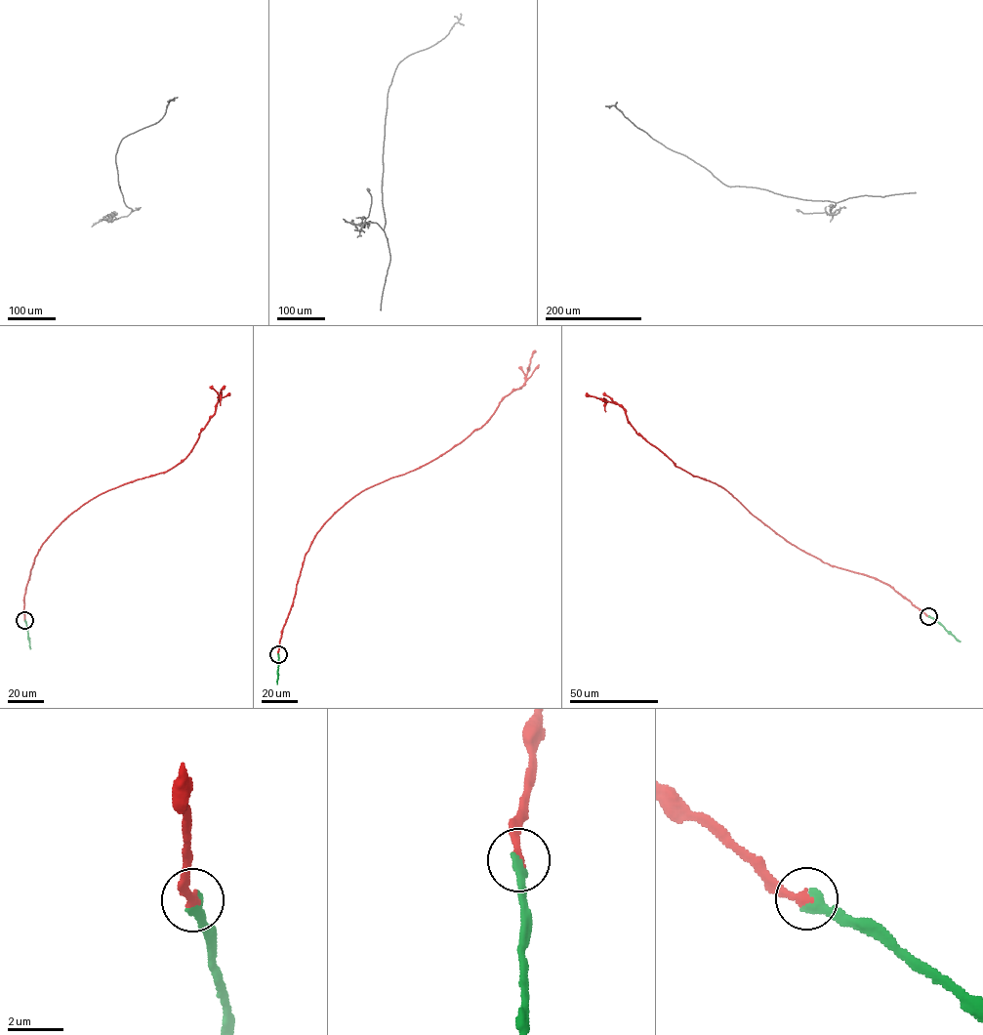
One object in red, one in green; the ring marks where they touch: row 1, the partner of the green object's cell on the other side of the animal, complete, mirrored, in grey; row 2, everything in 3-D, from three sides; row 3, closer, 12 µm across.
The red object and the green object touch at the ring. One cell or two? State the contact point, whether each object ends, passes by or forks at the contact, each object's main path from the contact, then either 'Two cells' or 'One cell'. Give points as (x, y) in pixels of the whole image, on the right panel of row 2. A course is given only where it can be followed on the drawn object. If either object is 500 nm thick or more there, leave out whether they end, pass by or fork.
Place: (928, 616). At the ring red ends. At the ring green ends. Course of red: (928, 616), (886, 584), (832, 566), (789, 543), (726, 490), (676, 467), (635, 433), (622, 407), (586, 393). Course of green: (928, 616), (960, 641). One cell

